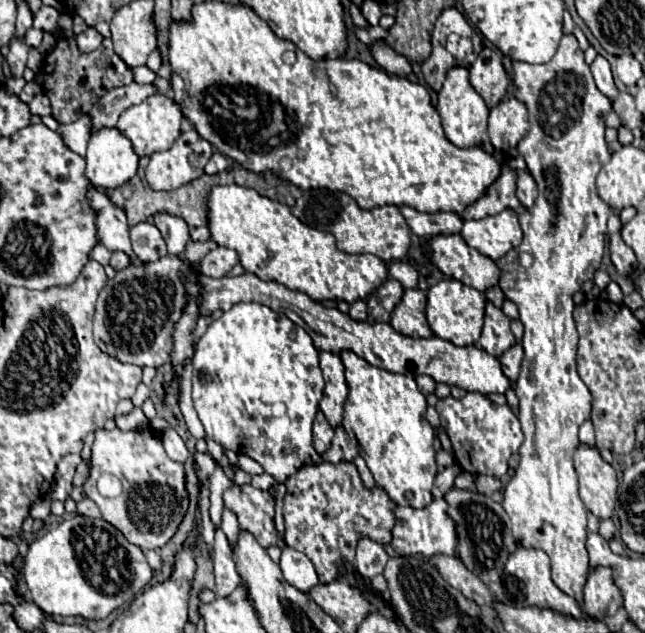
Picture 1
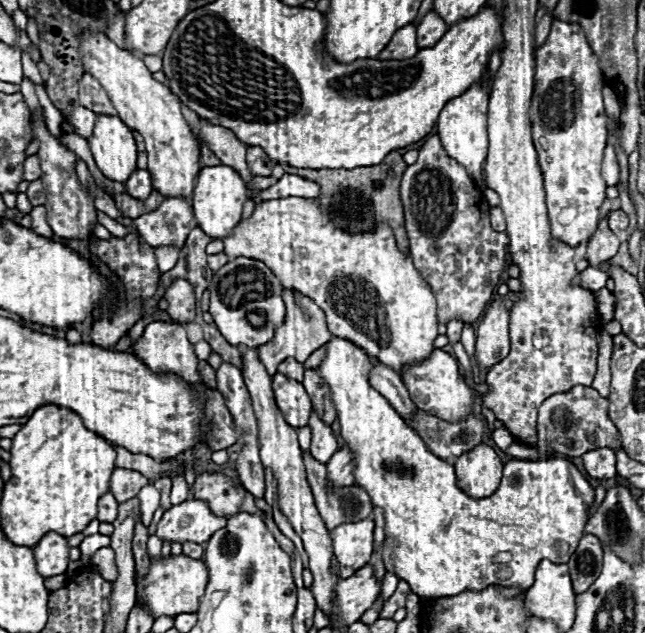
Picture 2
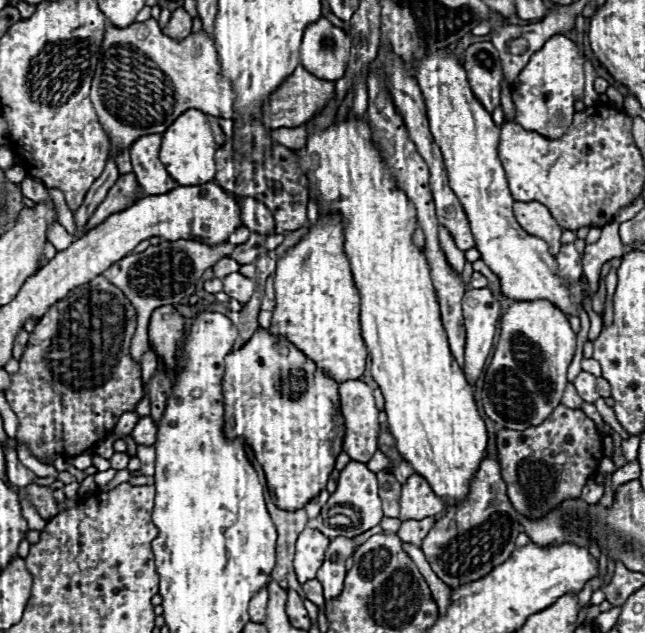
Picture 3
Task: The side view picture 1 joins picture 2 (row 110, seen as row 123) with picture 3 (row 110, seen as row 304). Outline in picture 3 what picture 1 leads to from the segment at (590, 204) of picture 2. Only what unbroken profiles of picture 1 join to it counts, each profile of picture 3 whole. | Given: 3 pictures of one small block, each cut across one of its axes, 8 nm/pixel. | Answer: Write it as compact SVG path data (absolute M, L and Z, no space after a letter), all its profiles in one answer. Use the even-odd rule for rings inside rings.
M554 34L538 52L532 54L526 68L512 86L512 100L516 106L516 122L530 132L546 138L564 136L574 116L574 102L584 94L585 76L582 54L576 44L562 34Z

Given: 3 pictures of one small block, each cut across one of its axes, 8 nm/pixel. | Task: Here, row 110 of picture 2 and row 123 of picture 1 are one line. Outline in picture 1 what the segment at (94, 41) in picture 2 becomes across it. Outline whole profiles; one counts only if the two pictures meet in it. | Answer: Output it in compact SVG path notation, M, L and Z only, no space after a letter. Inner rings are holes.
M154 94L146 98L142 104L130 106L126 112L122 112L116 128L132 142L134 152L138 156L150 156L154 152L164 152L174 144L174 140L180 136L182 118L182 108L178 108L178 104L174 104L172 98L164 94Z

